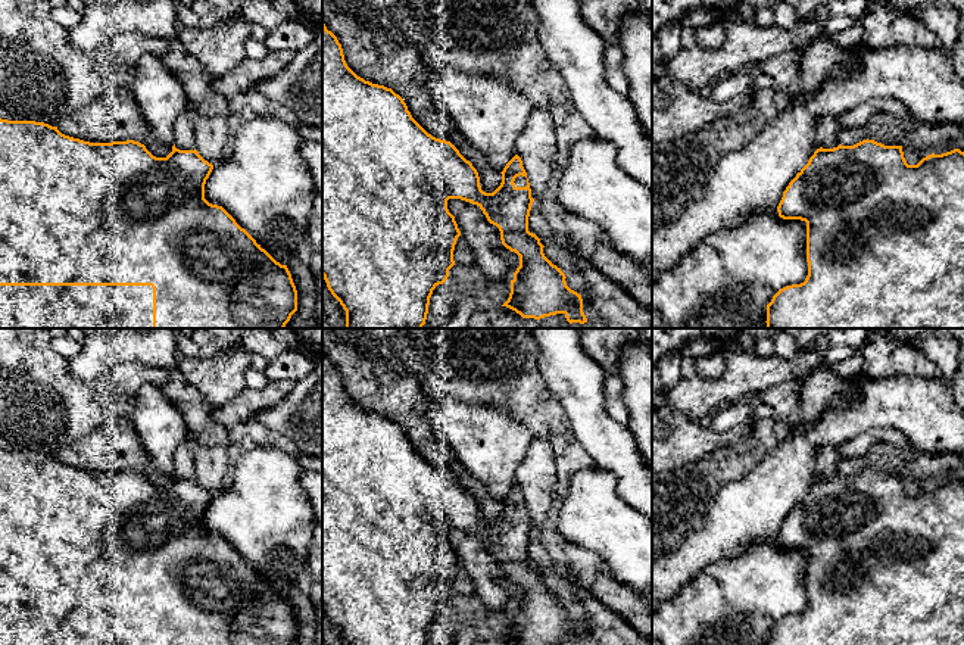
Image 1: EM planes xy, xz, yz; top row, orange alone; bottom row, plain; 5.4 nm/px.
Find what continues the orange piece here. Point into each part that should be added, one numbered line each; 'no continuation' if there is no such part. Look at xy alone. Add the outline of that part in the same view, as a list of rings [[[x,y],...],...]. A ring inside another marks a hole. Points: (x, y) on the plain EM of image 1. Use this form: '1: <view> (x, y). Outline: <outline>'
1: xy (184, 460). Outline: [[[194,437],[185,439],[175,451],[175,477],[180,480],[194,480],[196,479],[196,464],[194,464],[194,446],[197,442]]]
2: xy (13, 629). Outline: [[[0,616],[0,645],[153,645],[153,617]]]

